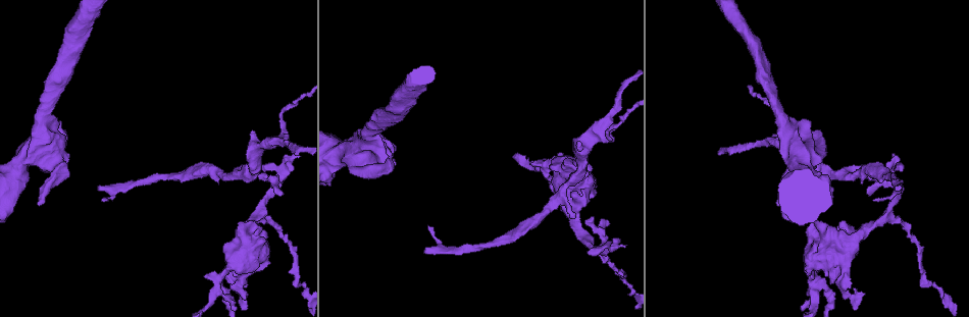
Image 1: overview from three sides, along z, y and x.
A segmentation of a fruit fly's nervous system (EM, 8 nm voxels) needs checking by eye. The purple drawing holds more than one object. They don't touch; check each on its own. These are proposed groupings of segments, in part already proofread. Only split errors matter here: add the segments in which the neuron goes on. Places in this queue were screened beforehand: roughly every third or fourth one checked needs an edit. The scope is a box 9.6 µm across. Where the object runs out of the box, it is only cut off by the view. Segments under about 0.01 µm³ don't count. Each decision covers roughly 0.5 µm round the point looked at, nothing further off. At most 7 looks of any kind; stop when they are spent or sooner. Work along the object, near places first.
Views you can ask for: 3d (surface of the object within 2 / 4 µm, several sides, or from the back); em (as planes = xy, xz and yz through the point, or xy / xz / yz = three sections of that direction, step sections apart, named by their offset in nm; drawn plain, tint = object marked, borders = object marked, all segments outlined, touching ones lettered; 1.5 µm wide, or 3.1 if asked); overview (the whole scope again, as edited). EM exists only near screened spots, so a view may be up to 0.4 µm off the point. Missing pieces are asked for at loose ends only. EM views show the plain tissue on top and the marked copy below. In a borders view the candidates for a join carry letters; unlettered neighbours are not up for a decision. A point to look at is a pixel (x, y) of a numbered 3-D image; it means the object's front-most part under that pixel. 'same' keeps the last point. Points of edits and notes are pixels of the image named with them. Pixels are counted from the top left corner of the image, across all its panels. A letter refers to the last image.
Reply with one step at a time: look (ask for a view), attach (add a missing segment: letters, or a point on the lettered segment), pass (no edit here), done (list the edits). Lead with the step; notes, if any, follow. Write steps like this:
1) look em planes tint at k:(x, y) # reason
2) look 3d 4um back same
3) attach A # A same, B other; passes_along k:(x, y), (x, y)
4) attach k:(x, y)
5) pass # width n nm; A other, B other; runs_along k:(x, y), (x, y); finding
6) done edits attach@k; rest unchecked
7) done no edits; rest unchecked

look 3d 4um at 1:(257, 223) # thick end

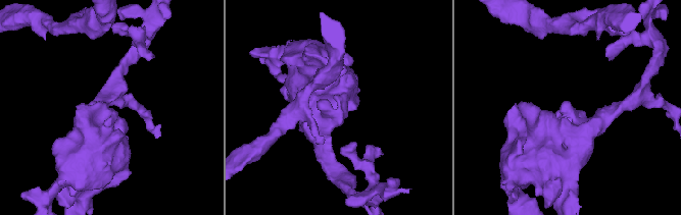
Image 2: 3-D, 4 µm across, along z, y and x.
look em planes borders at 2:(338, 109)

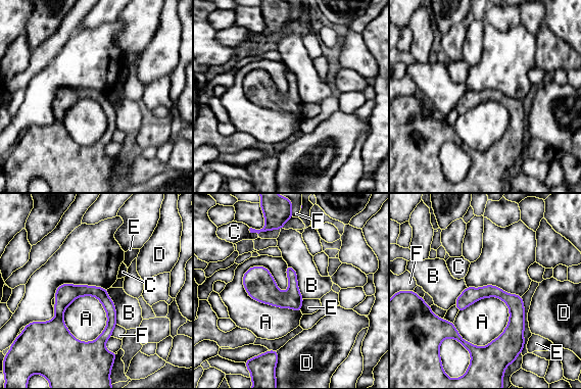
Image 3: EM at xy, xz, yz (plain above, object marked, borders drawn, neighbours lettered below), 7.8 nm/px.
pass # A other, B other, C other, D other, E other, F other; border 3:(510, 309), (485, 346), (452, 324); no lettered segment goes on from it

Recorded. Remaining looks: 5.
look em 3.1um yz step 8 tint at 1:(425, 250) # tapers out

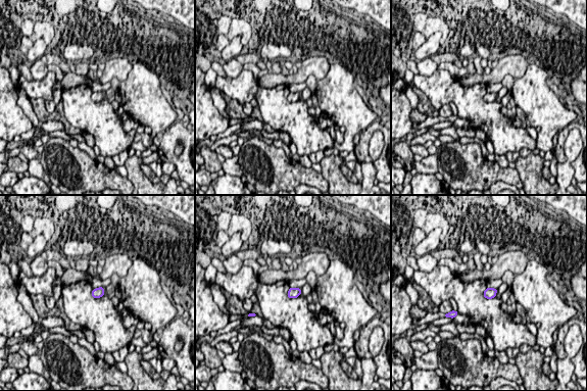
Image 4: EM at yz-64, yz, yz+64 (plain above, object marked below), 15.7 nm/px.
look em 3.1um xz step 8 borders same # another direction

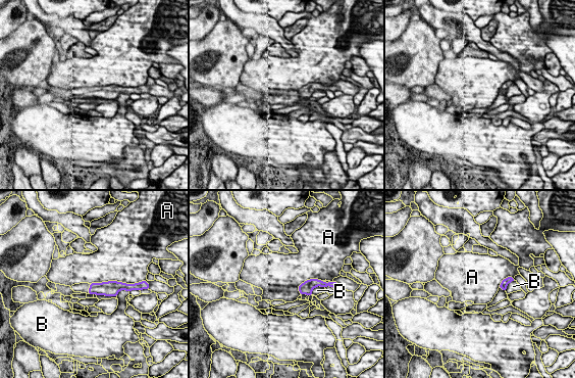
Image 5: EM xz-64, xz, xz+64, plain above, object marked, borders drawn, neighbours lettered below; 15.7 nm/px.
pass # longest_contact A 550 nm; A other, B other; border 5:(125, 283), (103, 281), (91, 284); no lettered segment goes on from it

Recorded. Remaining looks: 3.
look em planes borders at 1:(39, 205) # branch stops here

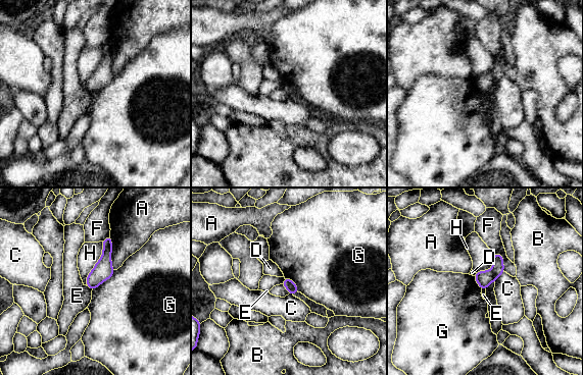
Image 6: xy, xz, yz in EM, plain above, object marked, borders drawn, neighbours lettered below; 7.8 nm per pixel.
pass # A other, B other, C other, D other, E other, F other, G other, H other; border 6:(102, 242), (87, 285); none of them fits

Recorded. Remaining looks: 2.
done no edits; rest unchecked

